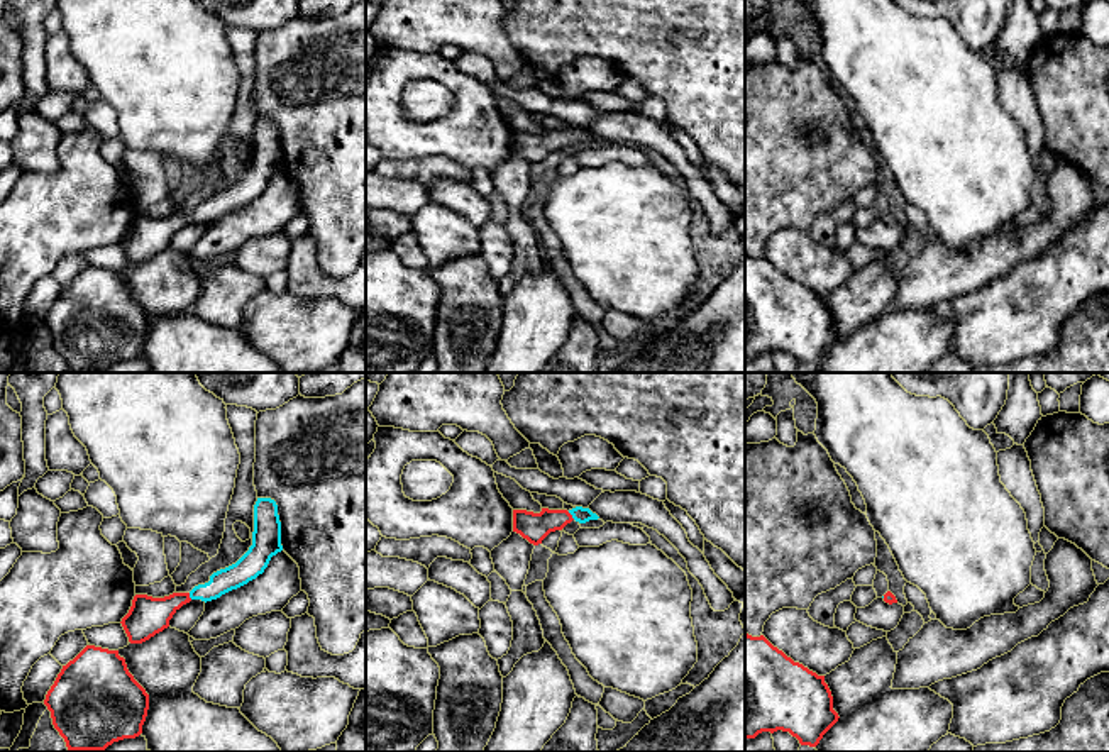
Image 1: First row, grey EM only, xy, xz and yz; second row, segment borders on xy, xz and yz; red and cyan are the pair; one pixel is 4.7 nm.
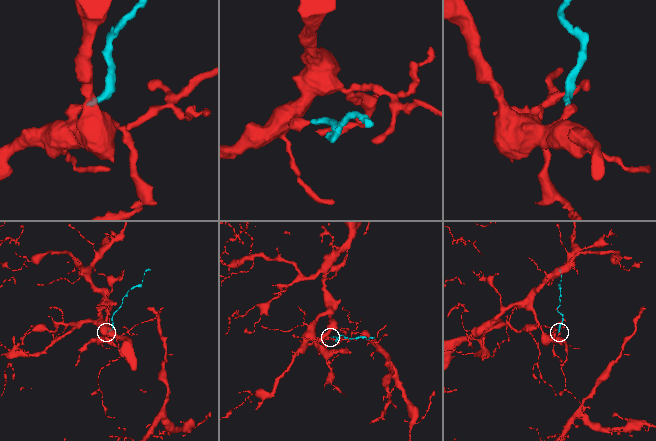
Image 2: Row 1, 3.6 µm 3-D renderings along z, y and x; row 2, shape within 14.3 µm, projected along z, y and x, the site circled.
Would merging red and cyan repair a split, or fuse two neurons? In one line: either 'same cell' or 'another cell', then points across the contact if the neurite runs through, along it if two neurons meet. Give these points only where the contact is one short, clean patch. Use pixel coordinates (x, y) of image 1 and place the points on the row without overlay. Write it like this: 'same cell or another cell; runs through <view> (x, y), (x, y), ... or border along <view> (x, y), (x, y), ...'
same cell; runs through xz (534, 148), (571, 136), (579, 134)

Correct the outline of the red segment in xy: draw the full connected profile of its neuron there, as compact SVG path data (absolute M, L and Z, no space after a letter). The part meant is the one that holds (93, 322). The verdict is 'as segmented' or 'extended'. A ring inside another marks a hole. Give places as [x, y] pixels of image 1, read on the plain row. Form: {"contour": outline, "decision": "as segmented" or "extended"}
{"contour": "M86 266L73 281L63 286L44 325L52 346L73 371L105 371L113 362L135 359L149 330L149 315L129 293L119 271Z", "decision": "as segmented"}

